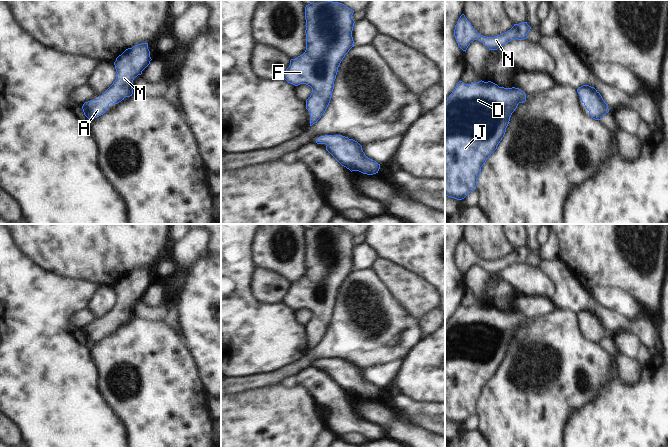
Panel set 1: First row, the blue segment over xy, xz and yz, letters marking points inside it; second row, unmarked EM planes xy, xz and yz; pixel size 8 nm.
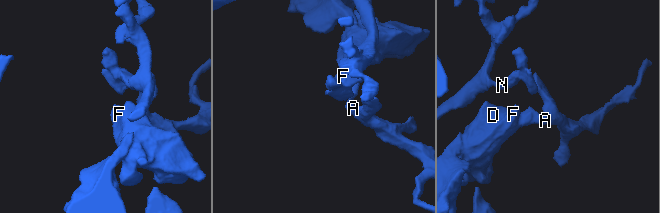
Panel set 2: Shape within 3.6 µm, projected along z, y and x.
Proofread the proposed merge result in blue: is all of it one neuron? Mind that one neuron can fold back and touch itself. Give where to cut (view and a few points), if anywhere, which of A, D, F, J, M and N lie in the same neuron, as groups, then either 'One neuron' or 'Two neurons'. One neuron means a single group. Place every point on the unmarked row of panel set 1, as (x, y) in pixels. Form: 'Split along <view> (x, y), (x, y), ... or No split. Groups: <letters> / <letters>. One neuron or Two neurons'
No split. Groups: A D F J M N. One neuron.

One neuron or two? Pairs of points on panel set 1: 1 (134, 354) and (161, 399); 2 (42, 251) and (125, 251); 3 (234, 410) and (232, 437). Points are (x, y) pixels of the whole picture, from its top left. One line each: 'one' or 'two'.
1: one
2: one
3: one

